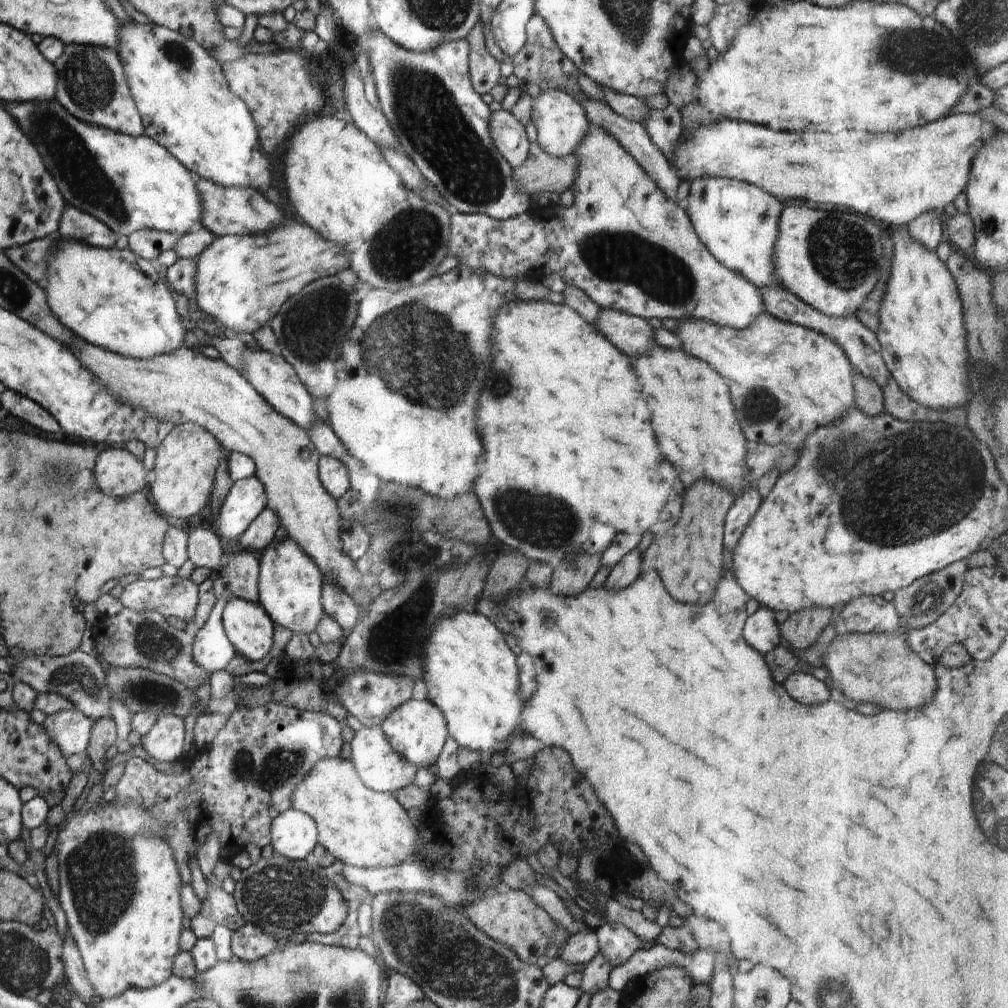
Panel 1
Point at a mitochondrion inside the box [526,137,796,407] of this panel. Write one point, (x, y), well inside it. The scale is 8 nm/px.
(663, 276)

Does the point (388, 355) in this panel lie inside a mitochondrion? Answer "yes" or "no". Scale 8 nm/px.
yes

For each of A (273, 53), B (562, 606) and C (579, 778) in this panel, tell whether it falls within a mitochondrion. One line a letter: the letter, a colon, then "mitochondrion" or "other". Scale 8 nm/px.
A: other
B: other
C: other

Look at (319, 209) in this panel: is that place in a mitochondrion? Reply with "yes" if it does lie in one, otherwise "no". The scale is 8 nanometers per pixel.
no

